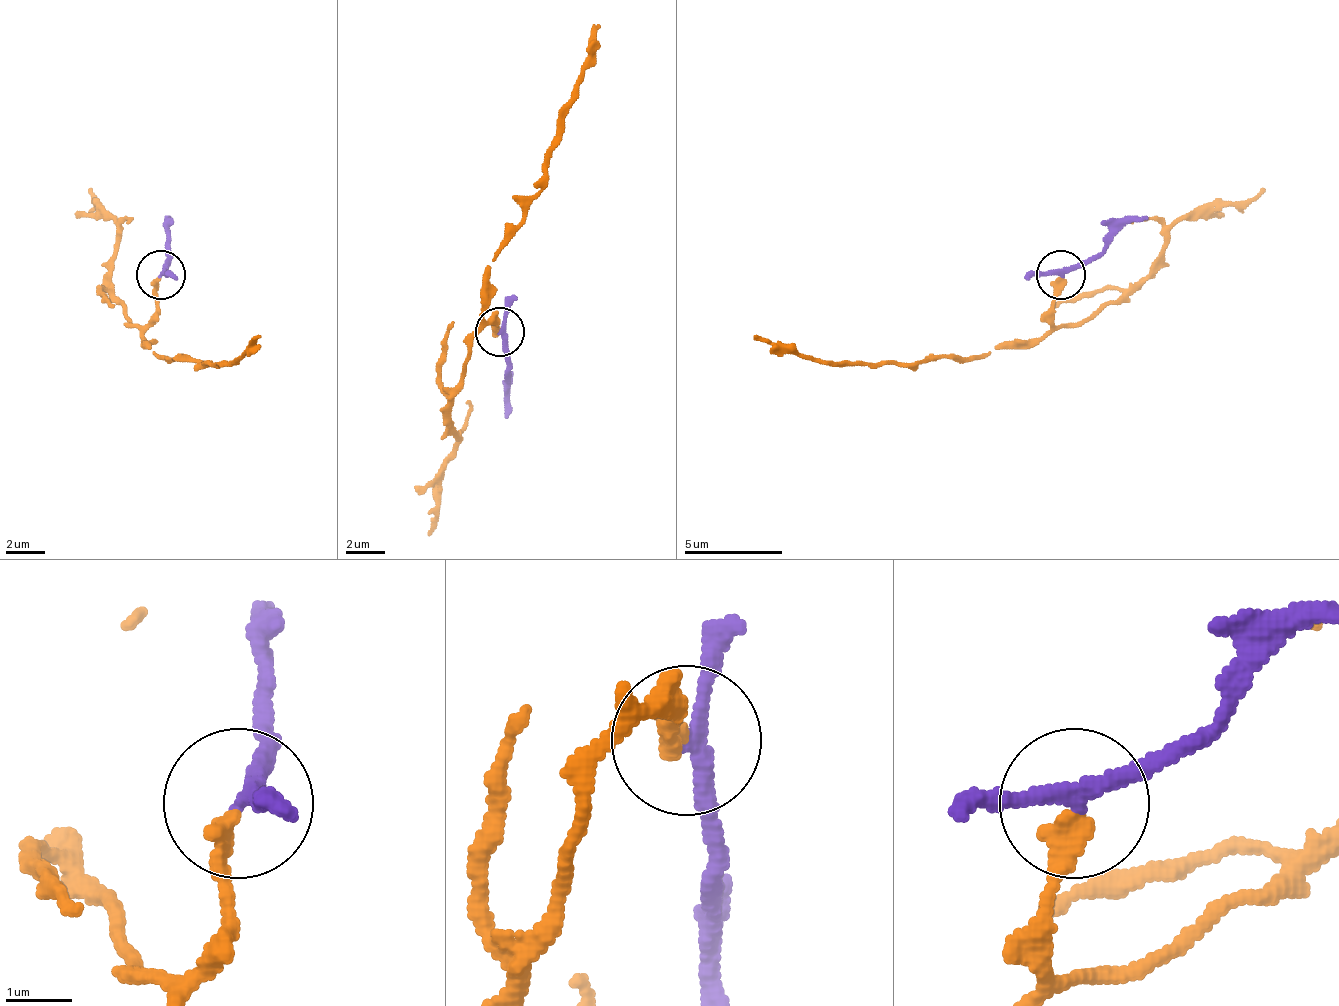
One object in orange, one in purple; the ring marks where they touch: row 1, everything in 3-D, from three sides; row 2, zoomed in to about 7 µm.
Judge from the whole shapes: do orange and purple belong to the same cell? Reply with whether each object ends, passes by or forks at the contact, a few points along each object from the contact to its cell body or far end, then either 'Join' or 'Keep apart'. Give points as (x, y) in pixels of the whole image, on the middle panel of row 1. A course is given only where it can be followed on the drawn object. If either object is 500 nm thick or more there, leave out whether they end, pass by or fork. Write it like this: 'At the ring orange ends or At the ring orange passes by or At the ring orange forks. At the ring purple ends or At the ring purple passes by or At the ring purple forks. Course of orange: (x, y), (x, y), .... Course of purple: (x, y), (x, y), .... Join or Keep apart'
At the ring orange ends. At the ring purple passes by. Course of orange: (501, 332), (496, 323), (481, 313), (486, 264), (496, 254), (525, 200), (535, 190), (570, 91), (599, 22). Course of purple: (501, 332), (506, 416). Join

